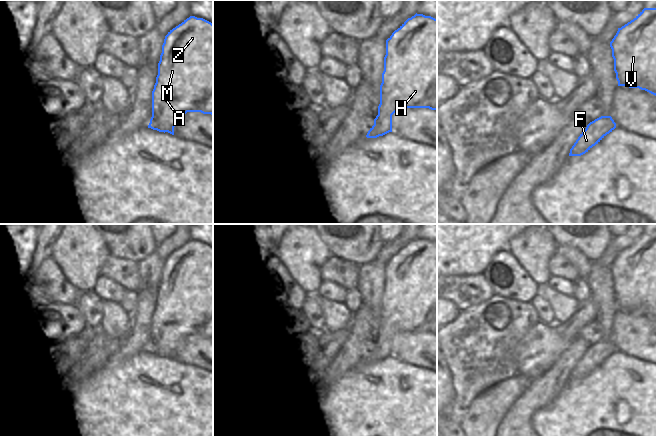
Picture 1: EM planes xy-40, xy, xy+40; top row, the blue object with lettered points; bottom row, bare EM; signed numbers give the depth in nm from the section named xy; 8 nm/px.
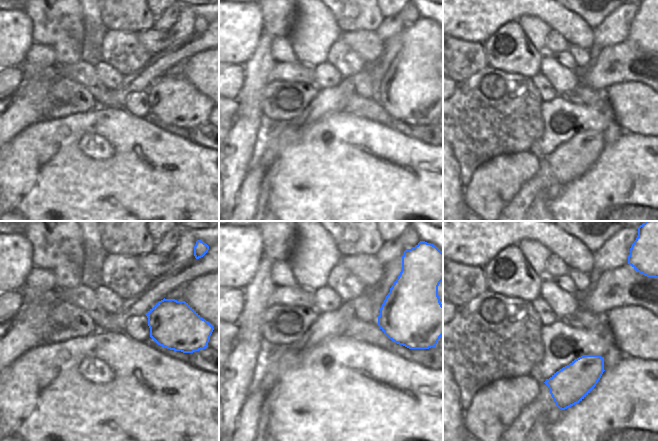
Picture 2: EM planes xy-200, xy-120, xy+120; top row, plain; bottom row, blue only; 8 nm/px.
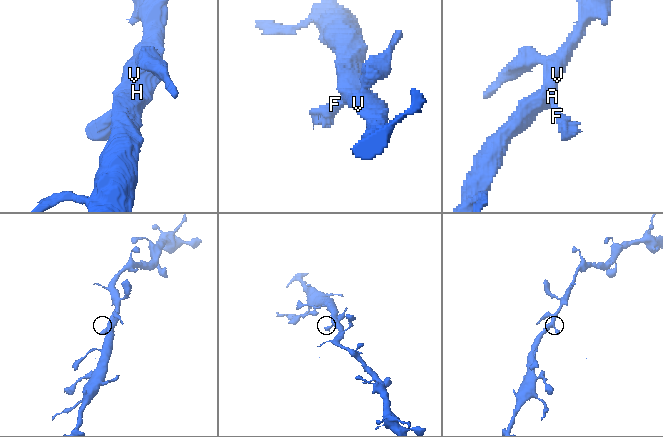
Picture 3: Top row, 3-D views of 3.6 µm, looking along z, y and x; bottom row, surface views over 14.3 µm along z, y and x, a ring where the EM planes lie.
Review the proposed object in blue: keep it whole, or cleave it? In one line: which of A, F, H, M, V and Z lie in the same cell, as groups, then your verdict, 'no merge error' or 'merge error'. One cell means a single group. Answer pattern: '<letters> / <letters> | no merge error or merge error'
A F H M V Z | no merge error

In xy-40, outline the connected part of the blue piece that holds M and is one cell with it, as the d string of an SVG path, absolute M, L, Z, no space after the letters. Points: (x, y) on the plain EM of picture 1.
M190 240L165 260L152 315L152 341L148 352L174 359L174 351L187 336L213 339L213 248Z

